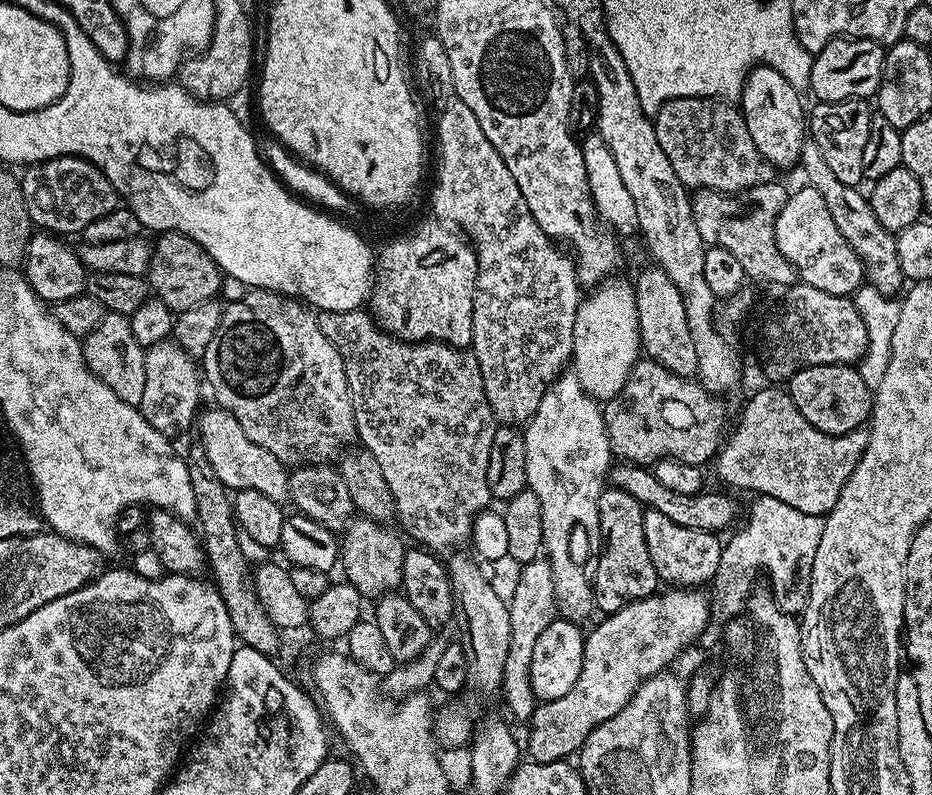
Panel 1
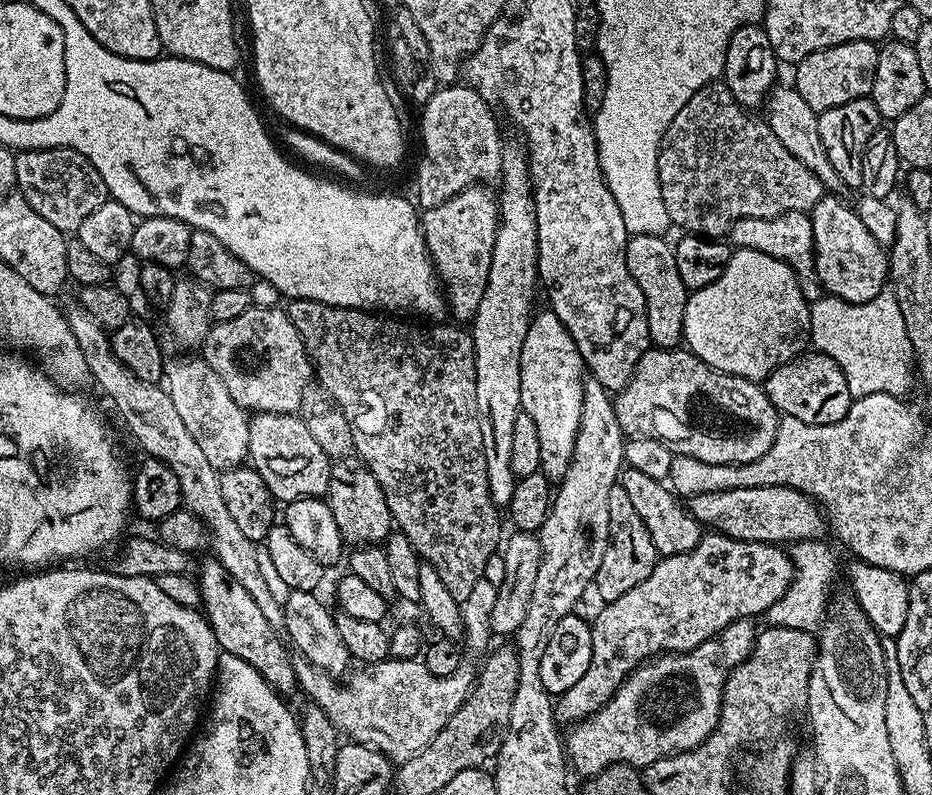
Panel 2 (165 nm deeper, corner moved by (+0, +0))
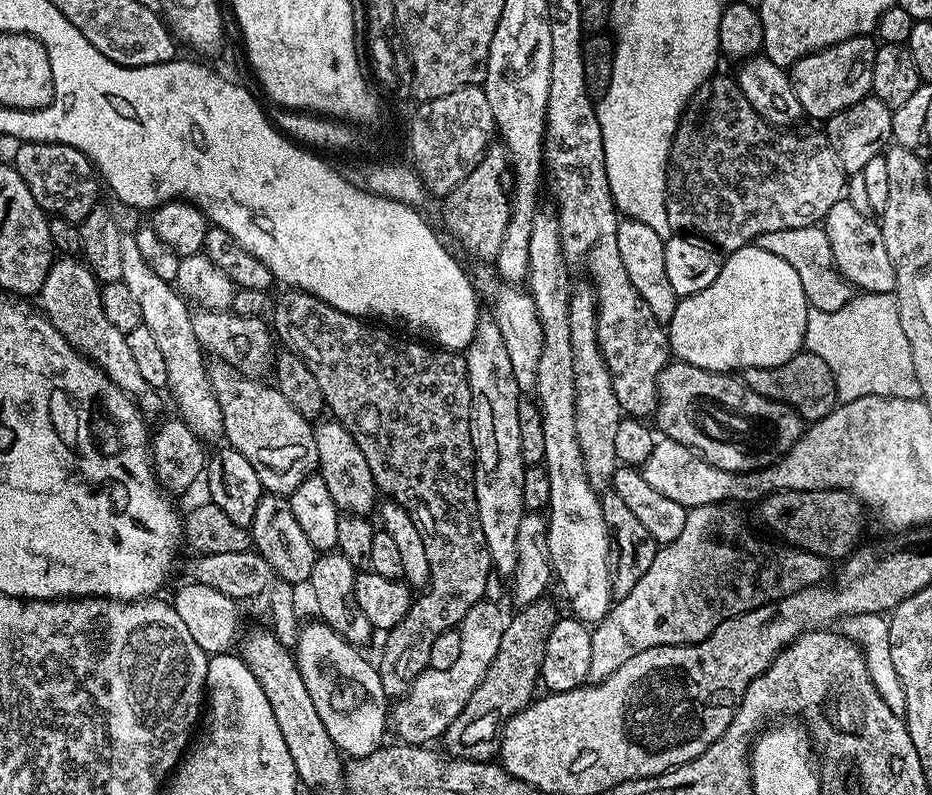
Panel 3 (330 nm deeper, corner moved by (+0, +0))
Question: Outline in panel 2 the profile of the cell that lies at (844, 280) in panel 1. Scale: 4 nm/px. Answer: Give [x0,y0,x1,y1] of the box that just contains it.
[810,194,889,304]

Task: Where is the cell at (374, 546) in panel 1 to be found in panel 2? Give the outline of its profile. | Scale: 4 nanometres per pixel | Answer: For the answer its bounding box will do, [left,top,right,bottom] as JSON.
[326,459,394,546]

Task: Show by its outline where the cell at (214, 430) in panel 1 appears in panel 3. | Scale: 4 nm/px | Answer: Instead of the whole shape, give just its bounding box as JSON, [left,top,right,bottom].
[118,230,224,437]

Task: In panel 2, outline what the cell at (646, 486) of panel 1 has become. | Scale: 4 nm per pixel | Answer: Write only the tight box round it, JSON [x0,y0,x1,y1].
[686,486,826,546]

